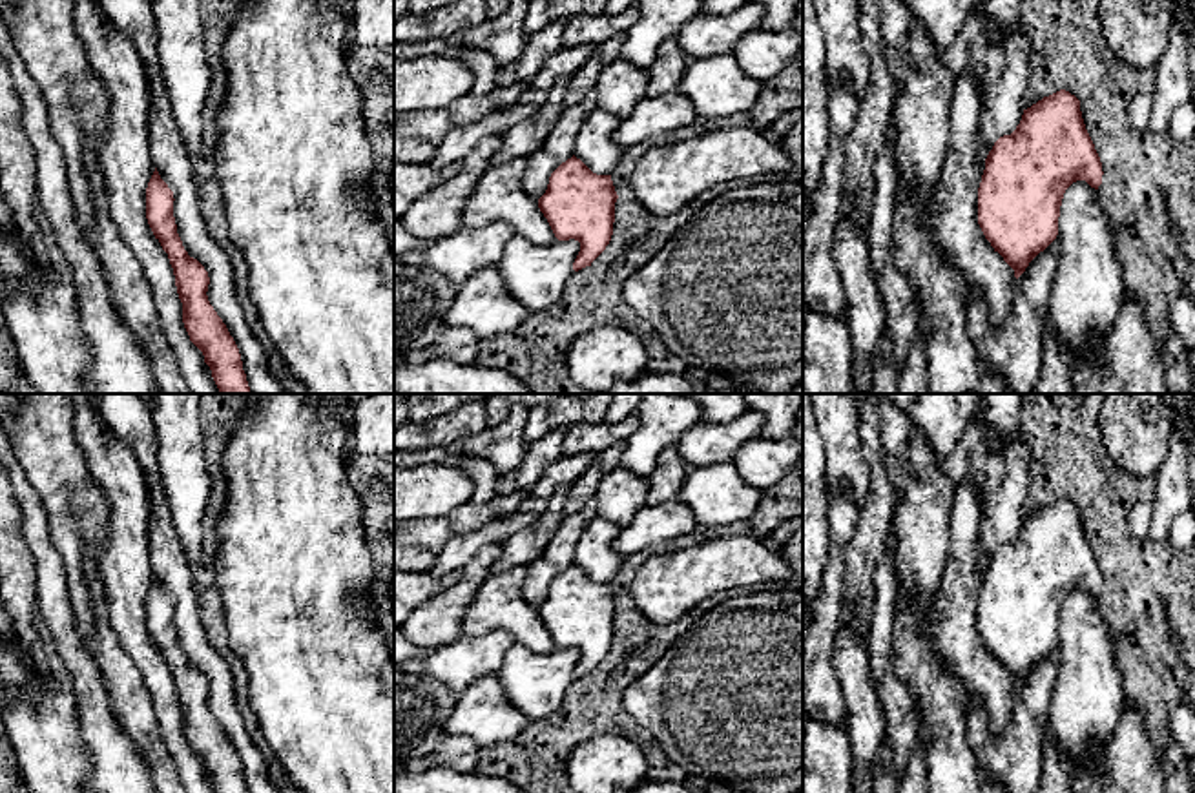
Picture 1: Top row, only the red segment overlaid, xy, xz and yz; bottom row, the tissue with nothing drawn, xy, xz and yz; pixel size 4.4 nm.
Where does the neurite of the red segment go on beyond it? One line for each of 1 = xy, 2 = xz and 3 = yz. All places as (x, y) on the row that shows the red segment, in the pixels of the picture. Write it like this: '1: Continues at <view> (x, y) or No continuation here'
1: No continuation here
2: No continuation here
3: No continuation here

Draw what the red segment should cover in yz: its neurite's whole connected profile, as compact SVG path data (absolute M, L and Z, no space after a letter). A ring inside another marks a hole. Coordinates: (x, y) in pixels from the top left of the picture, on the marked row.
M1065 89L1024 109L1016 129L994 142L978 188L978 224L1016 279L1056 239L1065 190L1076 180L1098 190L1102 175L1080 100Z

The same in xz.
M575 155L551 173L538 208L558 241L580 242L575 272L591 266L609 244L617 199L611 175L593 173Z

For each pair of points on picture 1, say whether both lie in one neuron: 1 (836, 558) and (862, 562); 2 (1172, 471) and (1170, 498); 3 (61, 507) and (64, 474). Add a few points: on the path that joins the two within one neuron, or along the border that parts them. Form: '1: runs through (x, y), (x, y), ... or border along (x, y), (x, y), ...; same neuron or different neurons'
1: border along (858, 518), (847, 551), (841, 602); different neurons
2: runs through (1172, 478), (1172, 491); same neuron
3: runs through (64, 500), (64, 482); same neuron

